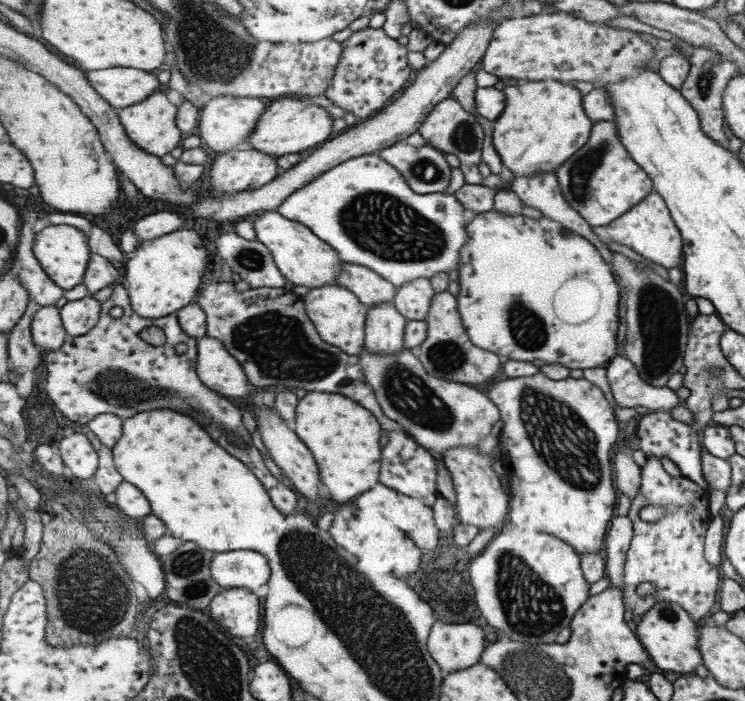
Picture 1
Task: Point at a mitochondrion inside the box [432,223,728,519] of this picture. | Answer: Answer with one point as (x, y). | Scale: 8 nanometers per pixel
(561, 438)

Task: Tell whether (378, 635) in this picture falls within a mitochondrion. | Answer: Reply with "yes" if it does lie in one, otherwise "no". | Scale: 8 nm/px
yes

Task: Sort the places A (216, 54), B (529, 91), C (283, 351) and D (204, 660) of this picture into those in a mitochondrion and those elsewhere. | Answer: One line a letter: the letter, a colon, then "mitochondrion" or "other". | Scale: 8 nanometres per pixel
A: mitochondrion
B: other
C: mitochondrion
D: mitochondrion

